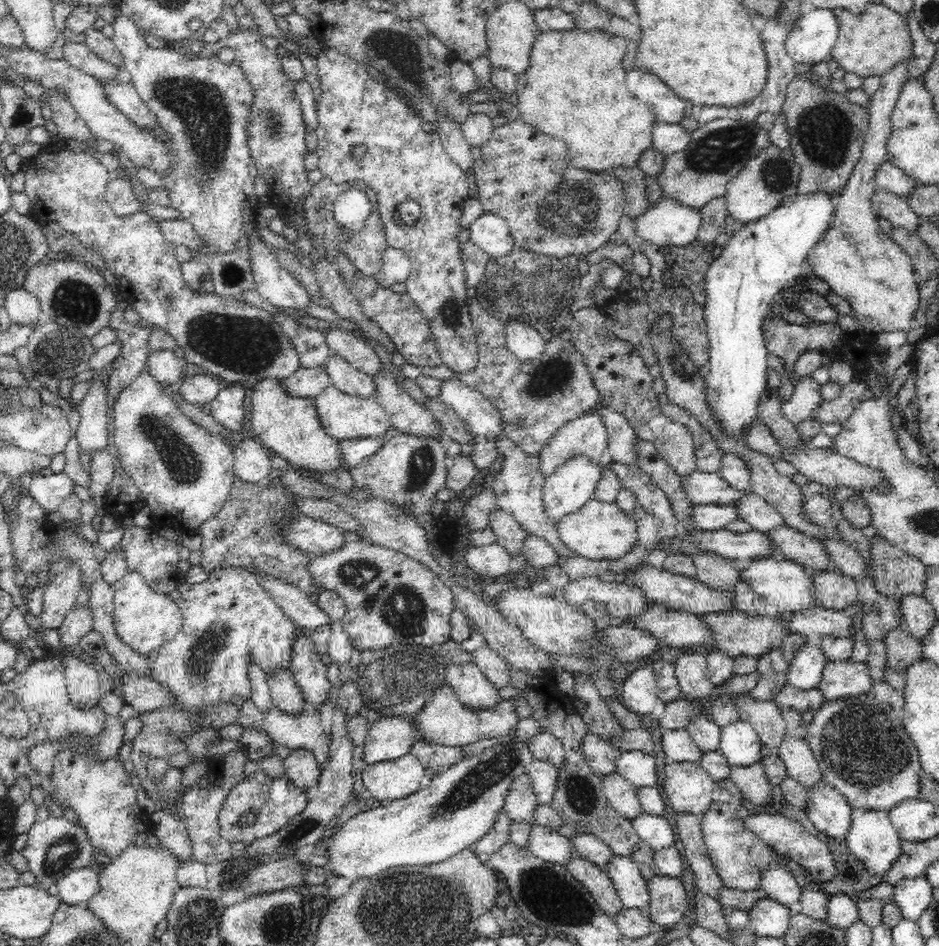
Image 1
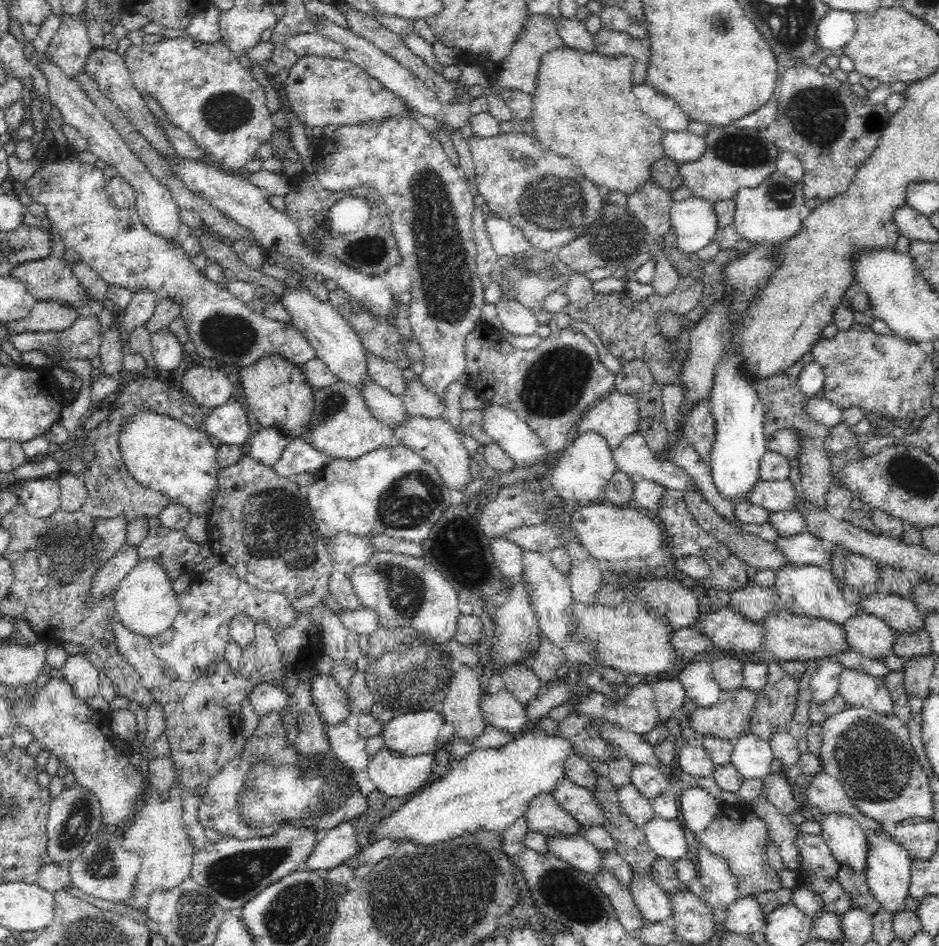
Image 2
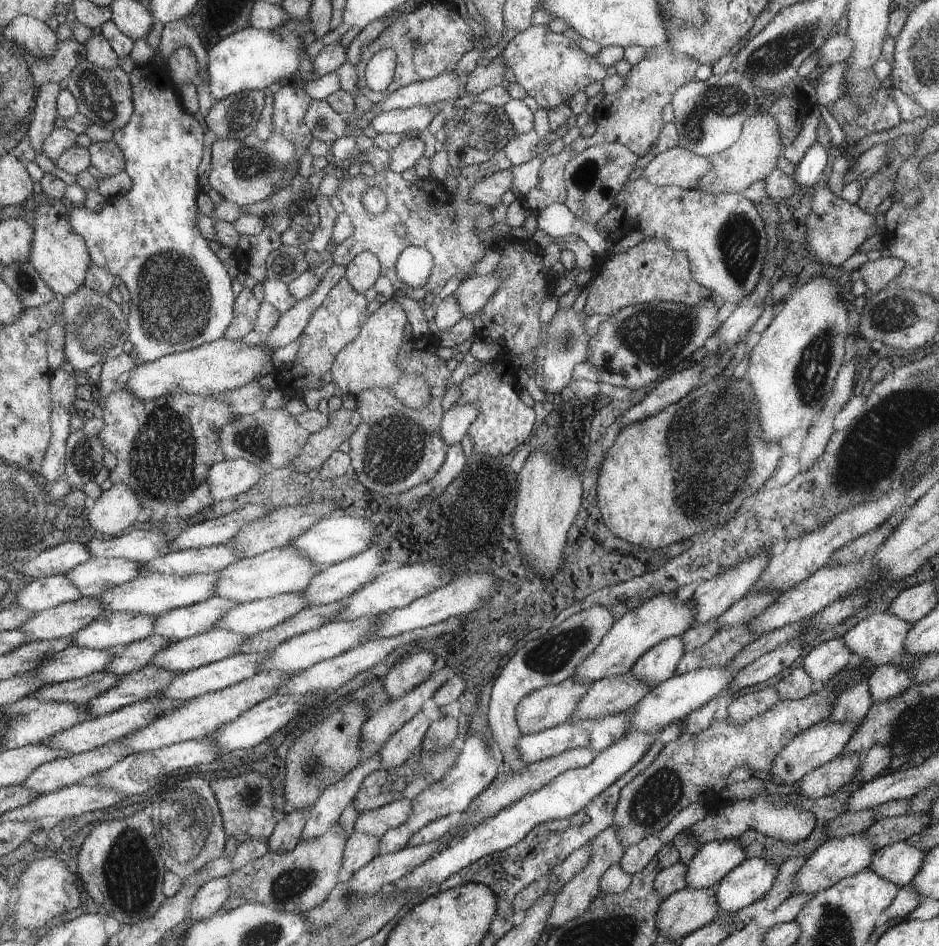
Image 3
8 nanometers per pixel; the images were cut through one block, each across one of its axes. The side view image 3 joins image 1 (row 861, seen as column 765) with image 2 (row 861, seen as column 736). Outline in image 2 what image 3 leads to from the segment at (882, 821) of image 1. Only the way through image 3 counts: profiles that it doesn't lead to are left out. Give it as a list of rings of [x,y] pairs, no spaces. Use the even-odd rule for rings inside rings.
[[[879,832],[876,836],[867,837],[868,871],[865,877],[870,892],[880,901],[881,908],[898,914],[905,909],[904,900],[910,895],[912,858],[910,854],[896,843],[893,835],[888,832]]]

